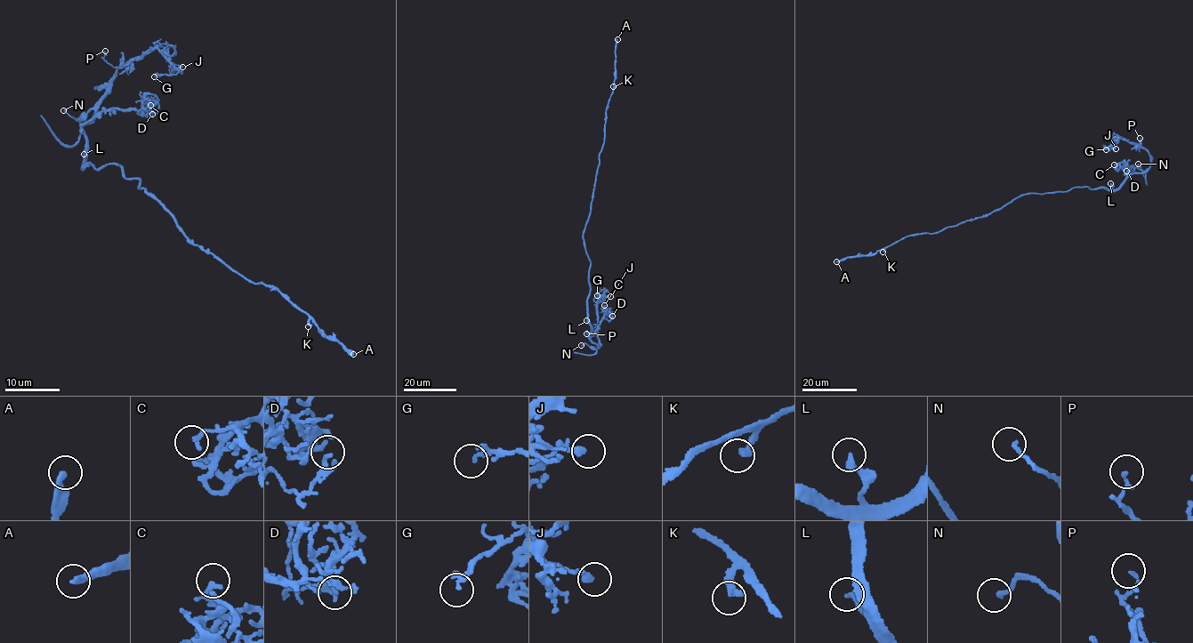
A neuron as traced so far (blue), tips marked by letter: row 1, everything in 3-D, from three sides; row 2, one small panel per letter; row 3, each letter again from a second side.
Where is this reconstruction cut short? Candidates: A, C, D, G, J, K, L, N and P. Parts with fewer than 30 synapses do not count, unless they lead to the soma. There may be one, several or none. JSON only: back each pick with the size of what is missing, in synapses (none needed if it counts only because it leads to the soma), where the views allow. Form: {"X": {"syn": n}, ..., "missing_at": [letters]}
{"A": {"syn": 350}, "missing_at": ["A"]}

